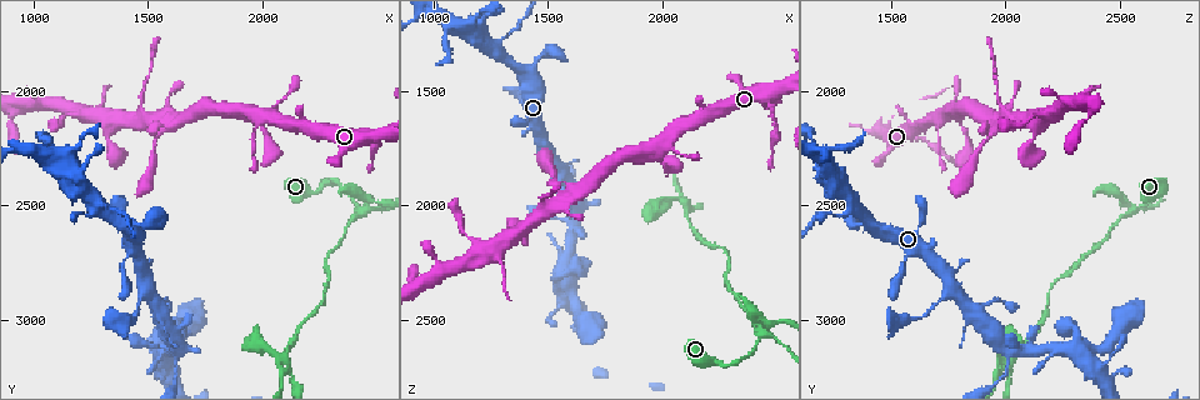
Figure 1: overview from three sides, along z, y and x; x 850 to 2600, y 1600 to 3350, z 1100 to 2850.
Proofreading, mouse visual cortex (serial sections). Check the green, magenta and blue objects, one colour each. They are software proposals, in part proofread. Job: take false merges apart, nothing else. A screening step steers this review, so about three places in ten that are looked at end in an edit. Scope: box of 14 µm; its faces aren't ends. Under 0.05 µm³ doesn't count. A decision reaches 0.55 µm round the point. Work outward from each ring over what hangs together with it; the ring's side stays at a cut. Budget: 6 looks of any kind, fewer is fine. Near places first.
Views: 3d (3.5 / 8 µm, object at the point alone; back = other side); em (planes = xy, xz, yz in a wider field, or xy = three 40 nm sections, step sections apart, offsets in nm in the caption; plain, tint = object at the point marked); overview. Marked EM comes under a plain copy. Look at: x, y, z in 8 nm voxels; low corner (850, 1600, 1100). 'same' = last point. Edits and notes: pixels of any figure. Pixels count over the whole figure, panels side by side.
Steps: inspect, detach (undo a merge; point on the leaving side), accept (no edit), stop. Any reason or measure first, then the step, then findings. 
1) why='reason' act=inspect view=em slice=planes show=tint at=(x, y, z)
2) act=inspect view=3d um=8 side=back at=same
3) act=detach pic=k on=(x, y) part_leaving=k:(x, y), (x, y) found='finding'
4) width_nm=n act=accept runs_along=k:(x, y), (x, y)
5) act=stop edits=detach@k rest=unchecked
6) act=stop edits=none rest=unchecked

act=inspect view=3d um=8 at=(1290, 2500, 1350)

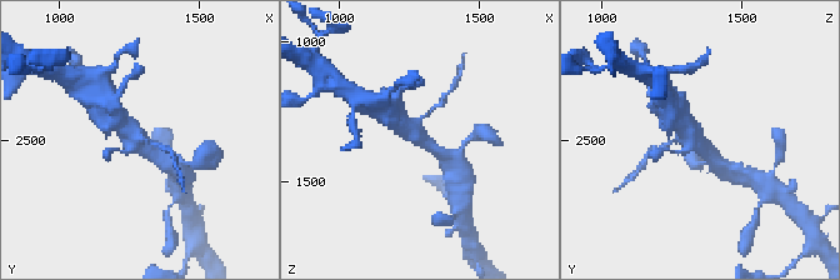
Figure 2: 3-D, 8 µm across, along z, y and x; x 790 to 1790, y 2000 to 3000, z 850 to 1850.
act=inspect view=3d um=3.5 at=(1290, 2500, 1330)

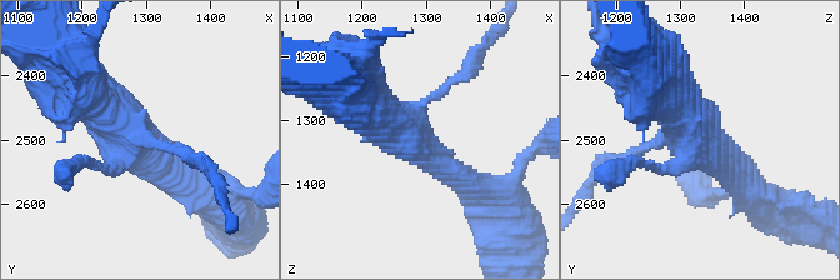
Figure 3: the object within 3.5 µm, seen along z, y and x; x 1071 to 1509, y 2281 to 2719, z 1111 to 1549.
why='now the EM' act=inspect view=em slice=planes show=tint at=(1280, 2495, 1335)

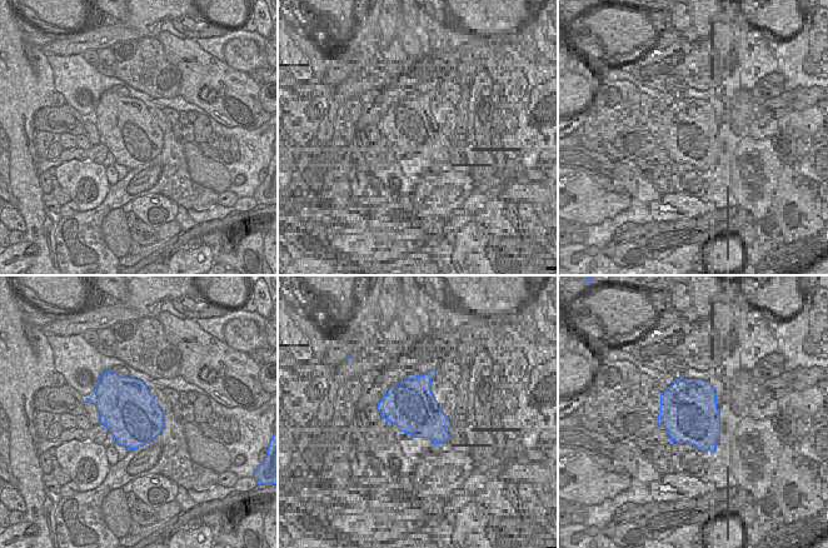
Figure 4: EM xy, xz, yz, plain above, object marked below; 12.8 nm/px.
width_nm=700 act=accept runs_along=3:(194, 184), (151, 153), (79, 80) found='all the same cell'

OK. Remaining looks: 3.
why='thin neck' act=inspect view=em slice=xy step=2 show=tint at=(1620, 3130, 2040)

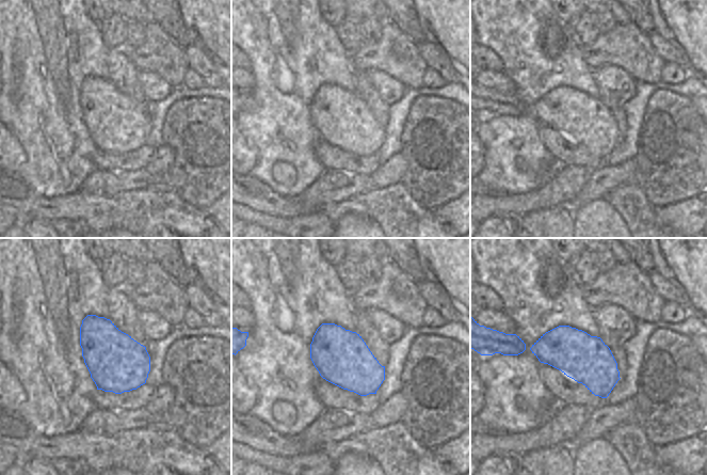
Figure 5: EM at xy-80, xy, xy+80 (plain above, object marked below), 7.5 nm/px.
act=inspect view=3d um=3.5 at=same

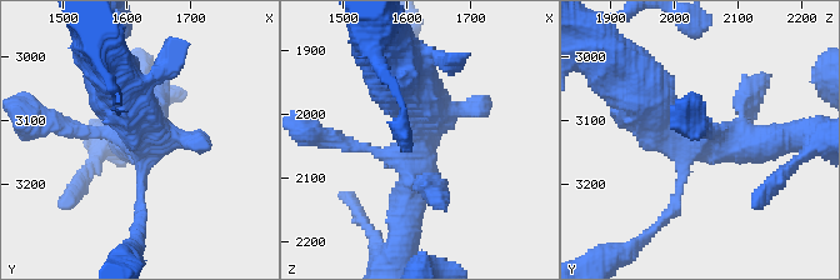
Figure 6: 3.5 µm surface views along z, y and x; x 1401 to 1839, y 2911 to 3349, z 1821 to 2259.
act=accept runs_along=6:(644, 103), (685, 141), (788, 138) found='all the same cell'

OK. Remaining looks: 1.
why='sharp bend' act=inspect view=3d um=3.5 at=(2310, 2400, 2690)

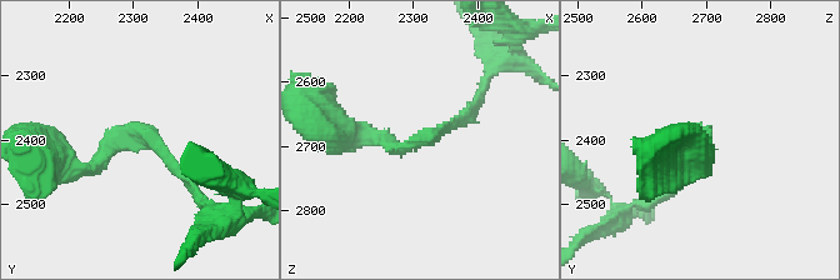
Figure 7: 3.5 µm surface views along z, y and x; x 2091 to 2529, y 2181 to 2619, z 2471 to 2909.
arm_widths_nm=150,200 act=accept found='continuous, no second cell'

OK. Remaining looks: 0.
act=stop edits=none rest=unchecked

